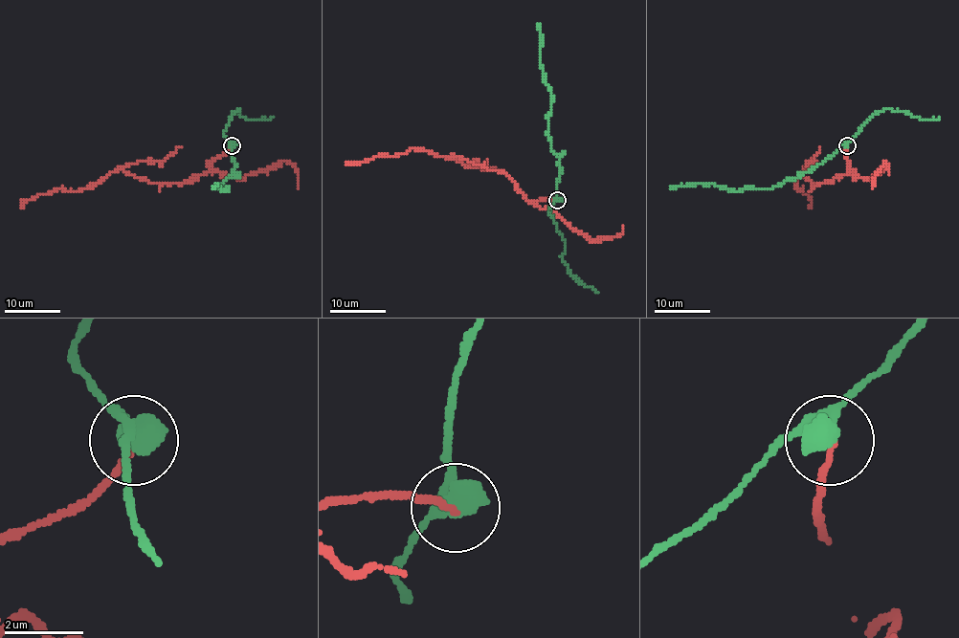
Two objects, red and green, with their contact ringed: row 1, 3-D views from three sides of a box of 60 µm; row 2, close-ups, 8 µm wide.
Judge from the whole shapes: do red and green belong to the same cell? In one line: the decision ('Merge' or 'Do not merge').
Do not merge

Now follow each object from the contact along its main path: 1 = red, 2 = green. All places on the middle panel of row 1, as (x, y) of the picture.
1: (557, 201), (539, 199), (530, 203), (503, 172), (453, 156), (439, 157), (412, 147), (398, 156), (345, 163)
2: (557, 200), (560, 164), (558, 156), (551, 148), (547, 131), (551, 94), (541, 67), (541, 31), (536, 23)

